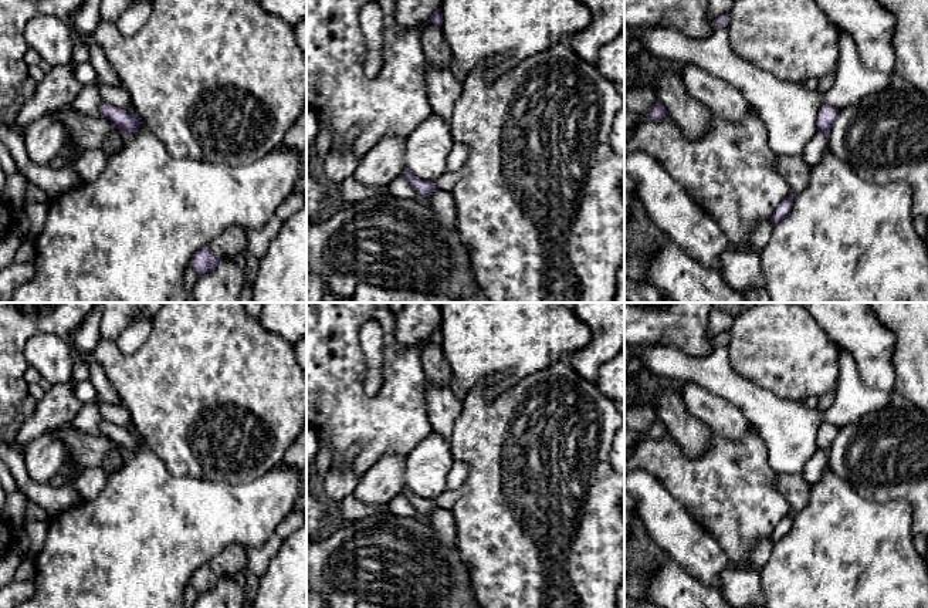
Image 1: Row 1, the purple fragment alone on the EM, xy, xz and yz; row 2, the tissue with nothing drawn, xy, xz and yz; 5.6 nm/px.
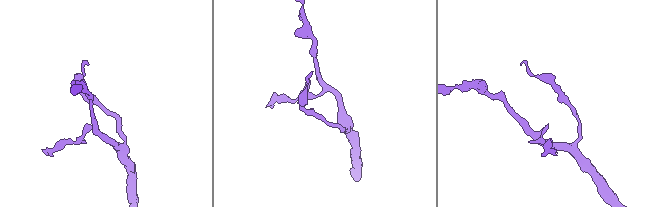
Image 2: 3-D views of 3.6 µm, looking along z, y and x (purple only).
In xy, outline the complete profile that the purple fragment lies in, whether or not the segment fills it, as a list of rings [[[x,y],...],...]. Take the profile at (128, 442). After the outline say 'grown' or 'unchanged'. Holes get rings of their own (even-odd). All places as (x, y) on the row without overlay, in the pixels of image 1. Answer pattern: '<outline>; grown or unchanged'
[[[104,419],[99,423],[99,432],[109,438],[125,453],[136,452],[140,445],[140,439],[129,429]]]; unchanged

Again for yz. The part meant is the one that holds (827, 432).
[[[823,420],[819,426],[817,442],[816,442],[819,452],[829,453],[837,435],[839,435],[839,428]]]; unchanged

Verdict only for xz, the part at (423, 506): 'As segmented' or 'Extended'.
As segmented

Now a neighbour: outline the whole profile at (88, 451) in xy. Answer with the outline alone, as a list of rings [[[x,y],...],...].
[[[71,423],[54,428],[58,440],[68,452],[67,462],[81,466],[84,470],[99,467],[106,474],[116,472],[125,462],[122,452],[109,438],[98,433],[81,433]]]

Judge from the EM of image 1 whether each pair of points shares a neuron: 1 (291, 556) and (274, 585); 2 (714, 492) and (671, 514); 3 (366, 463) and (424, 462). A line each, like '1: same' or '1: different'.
1: same
2: different
3: different

